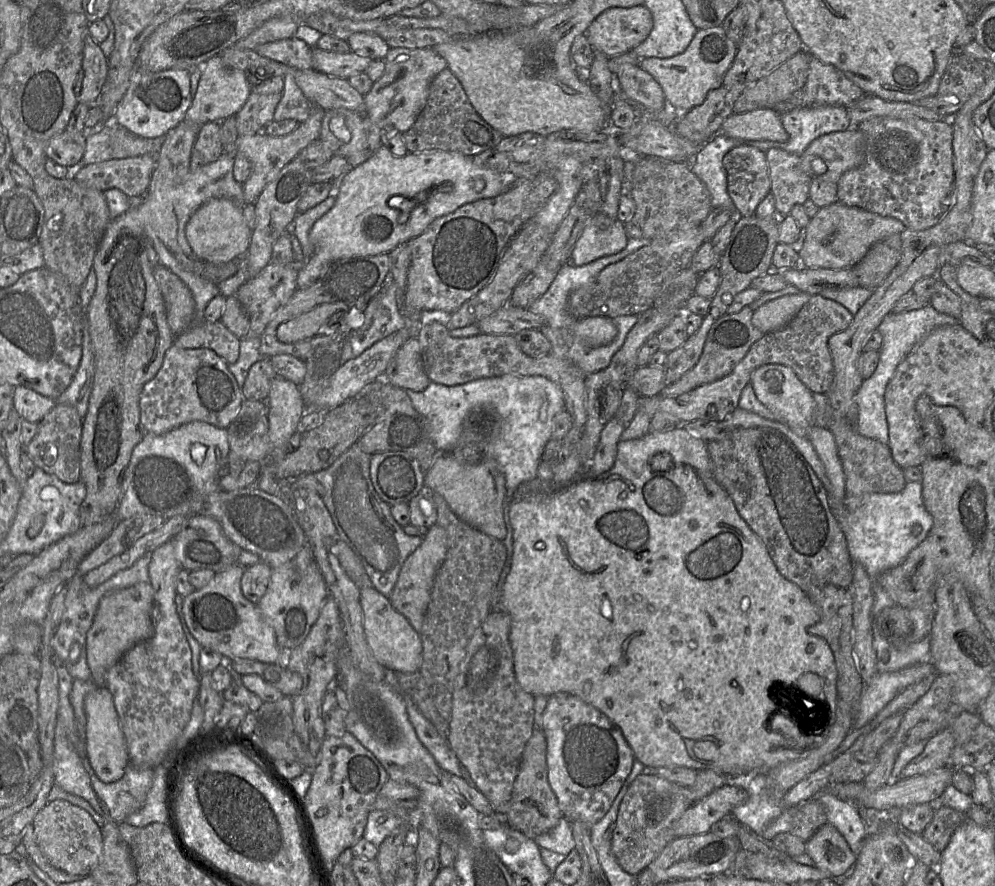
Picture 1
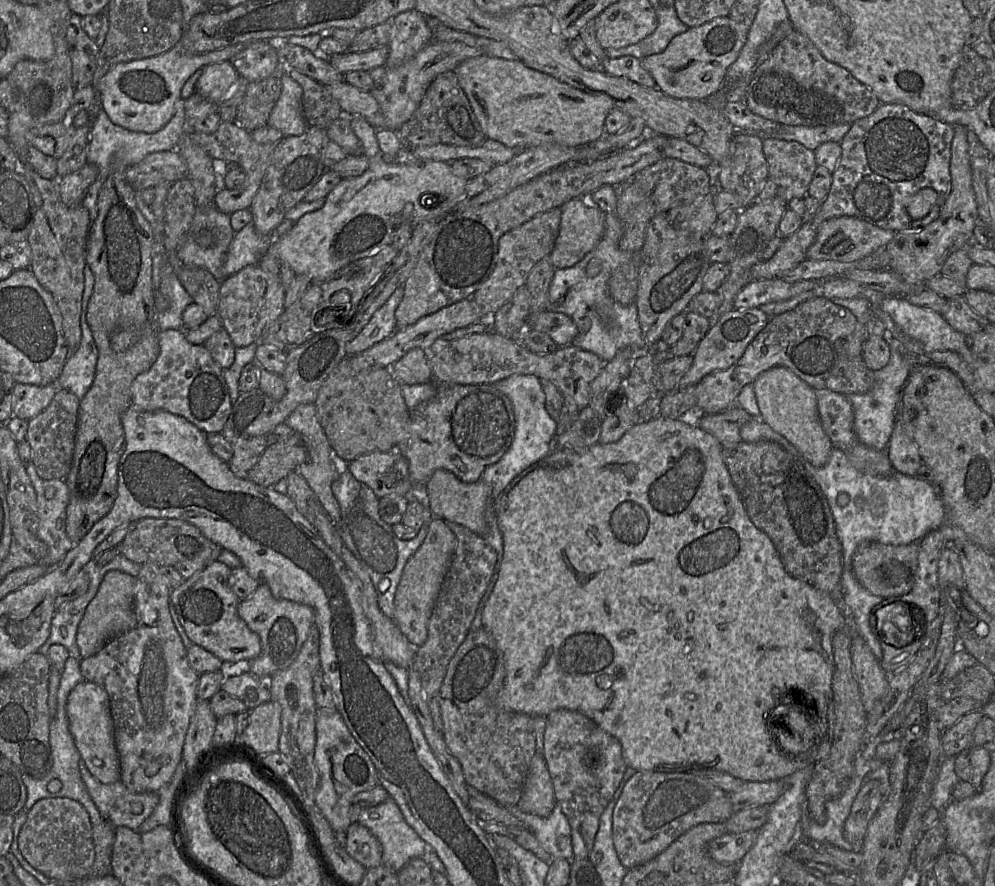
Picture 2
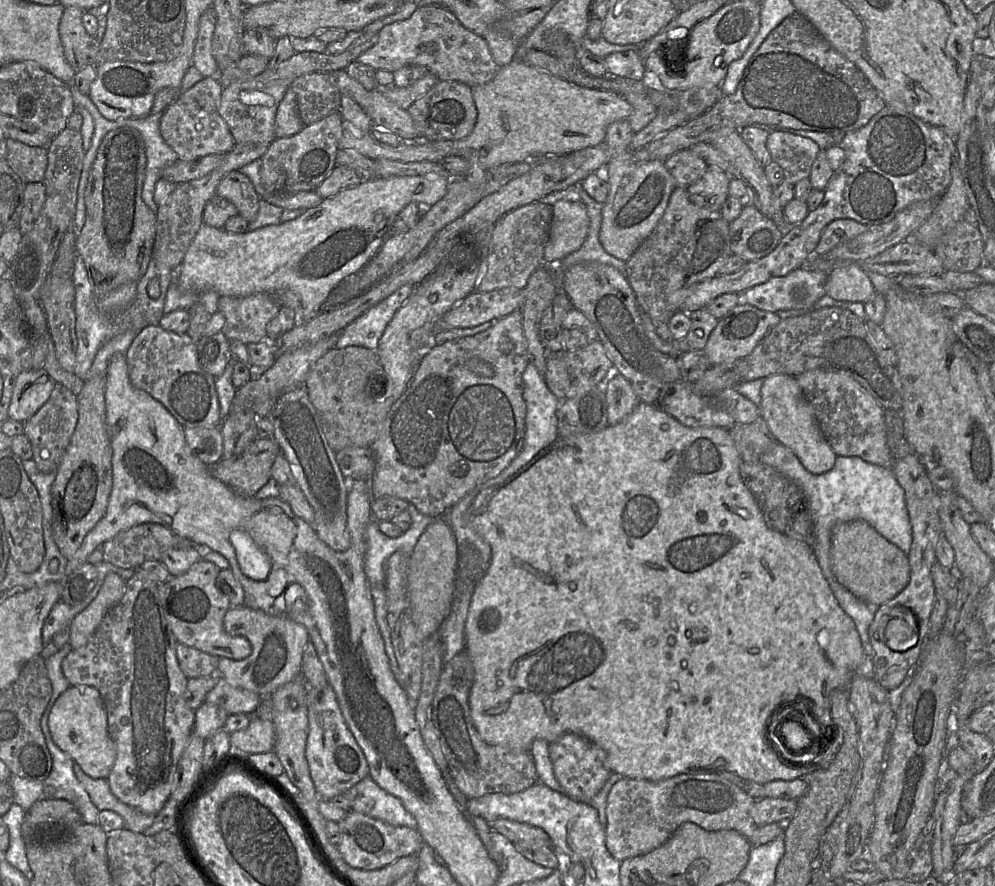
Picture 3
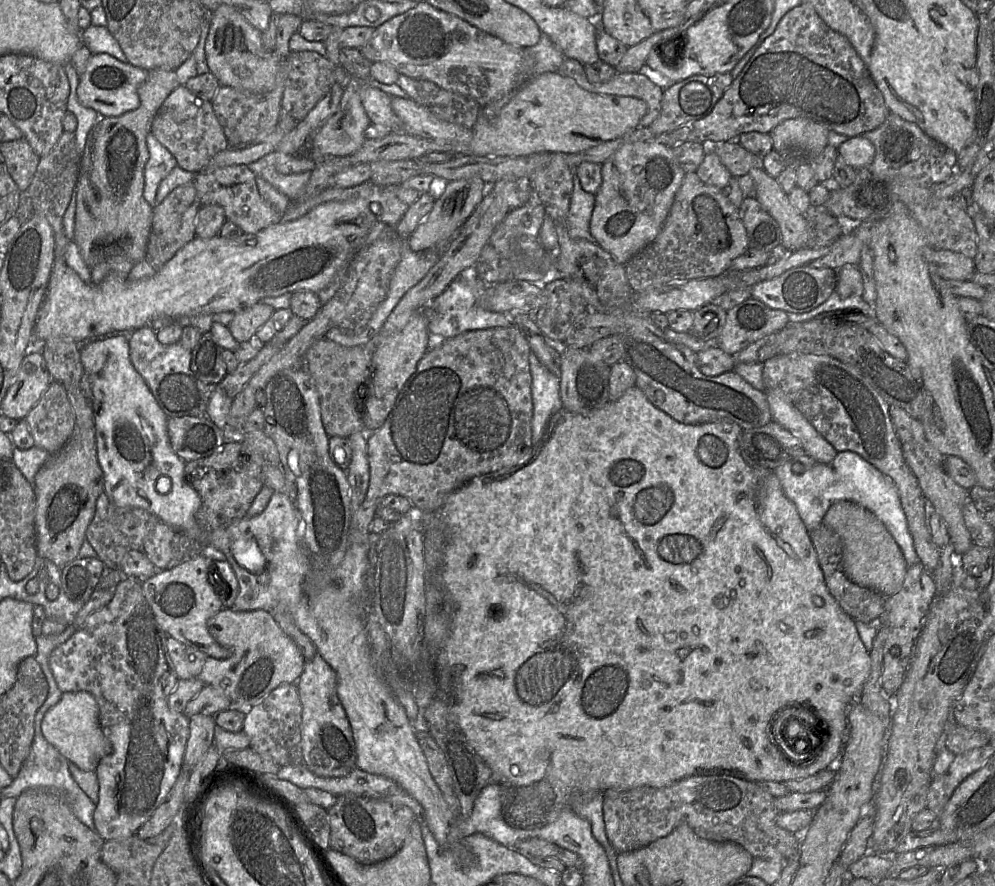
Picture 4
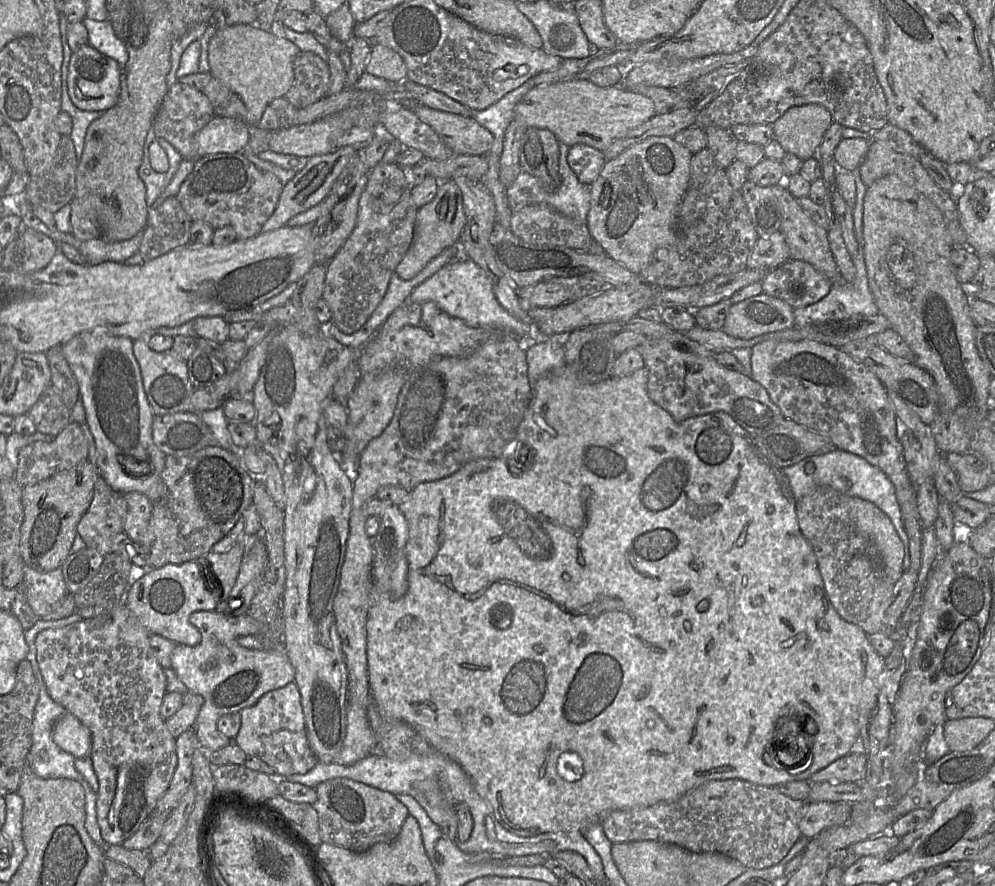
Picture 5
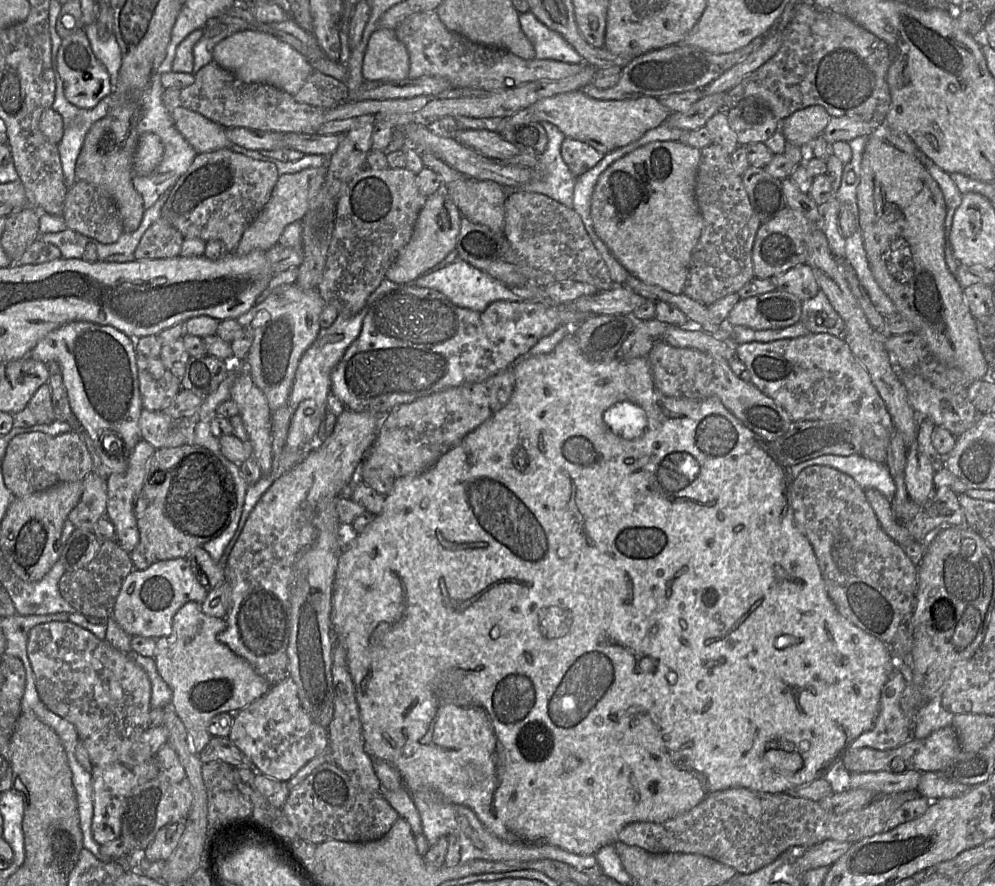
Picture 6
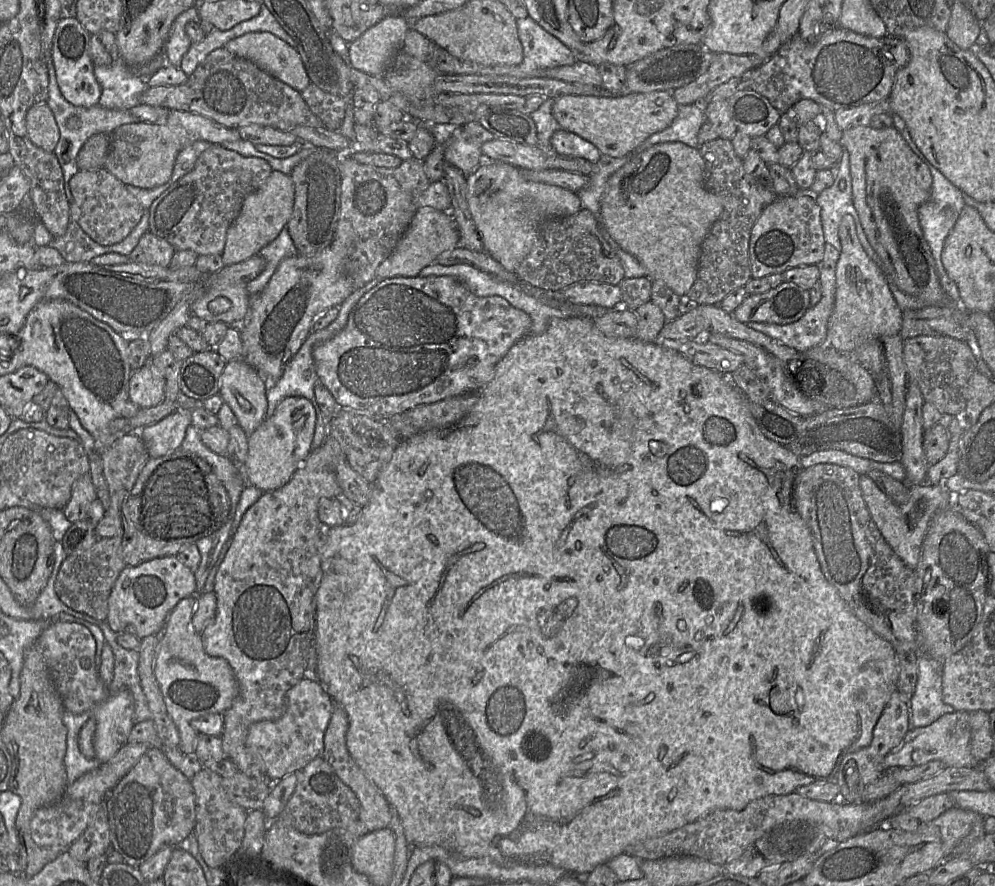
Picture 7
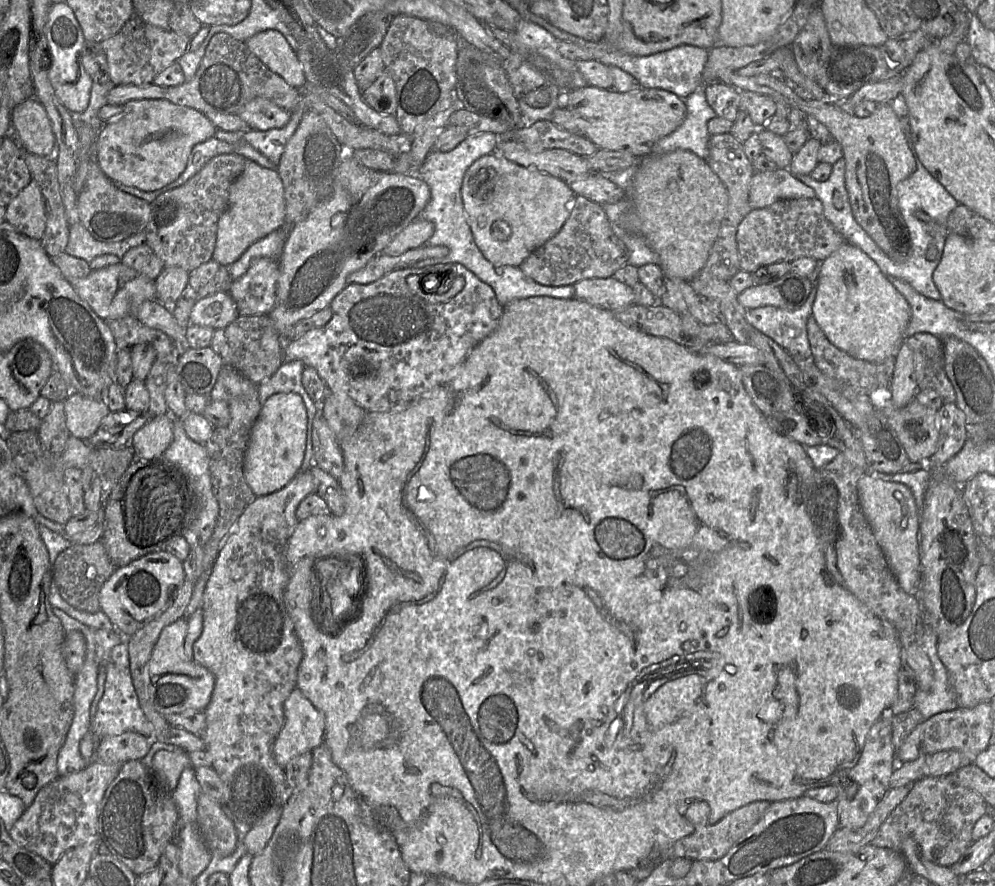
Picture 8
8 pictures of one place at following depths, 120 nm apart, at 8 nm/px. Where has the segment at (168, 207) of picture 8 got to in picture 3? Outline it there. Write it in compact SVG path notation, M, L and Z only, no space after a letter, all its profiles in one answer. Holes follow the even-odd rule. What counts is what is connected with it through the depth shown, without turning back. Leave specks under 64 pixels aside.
M239 170L231 171L220 181L216 195L233 203L238 215L248 223L256 218L259 210L259 195L250 179Z

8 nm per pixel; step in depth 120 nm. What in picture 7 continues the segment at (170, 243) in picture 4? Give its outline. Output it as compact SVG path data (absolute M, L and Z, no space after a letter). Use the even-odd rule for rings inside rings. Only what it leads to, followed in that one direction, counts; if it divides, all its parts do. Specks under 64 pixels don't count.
M147 231L129 255L129 261L167 267L175 252L176 250L168 241Z

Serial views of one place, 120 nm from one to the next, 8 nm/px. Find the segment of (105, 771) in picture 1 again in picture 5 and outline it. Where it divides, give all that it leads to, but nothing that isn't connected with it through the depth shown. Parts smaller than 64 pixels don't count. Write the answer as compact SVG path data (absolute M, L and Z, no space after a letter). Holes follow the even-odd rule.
M67 711L55 723L52 737L62 750L74 758L84 758L90 754L92 737L89 728Z

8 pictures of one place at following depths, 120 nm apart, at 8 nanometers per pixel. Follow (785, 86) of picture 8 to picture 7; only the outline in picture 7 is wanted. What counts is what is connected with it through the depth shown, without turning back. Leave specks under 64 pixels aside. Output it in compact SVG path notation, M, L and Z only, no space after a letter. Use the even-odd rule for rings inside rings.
M859 126L859 127L847 129L842 132L841 140L839 143L841 144L843 150L849 153L849 157L850 157L850 176L851 176L852 198L853 198L854 207L859 215L859 220L866 234L868 242L870 243L871 247L874 249L874 251L877 253L877 255L880 258L879 266L881 267L886 278L901 291L920 299L926 304L929 304L929 306L936 306L936 305L958 306L957 303L953 303L948 300L945 292L941 287L940 280L935 269L934 258L931 254L930 247L923 236L923 232L920 226L918 209L925 202L929 200L931 195L931 187L933 183L931 173L927 168L927 166L911 150L911 148L904 140L900 132L894 126L884 129L874 129L871 126Z

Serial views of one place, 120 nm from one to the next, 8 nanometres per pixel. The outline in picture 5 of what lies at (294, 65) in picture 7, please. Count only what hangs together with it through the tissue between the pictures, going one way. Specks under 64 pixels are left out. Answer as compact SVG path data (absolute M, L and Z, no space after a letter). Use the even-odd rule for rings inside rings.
M236 24L217 29L208 46L208 61L212 77L236 93L244 102L251 123L257 123L267 106L276 98L285 96L290 89L293 79L293 61L301 50L286 38L278 37L269 31L265 31L256 24Z

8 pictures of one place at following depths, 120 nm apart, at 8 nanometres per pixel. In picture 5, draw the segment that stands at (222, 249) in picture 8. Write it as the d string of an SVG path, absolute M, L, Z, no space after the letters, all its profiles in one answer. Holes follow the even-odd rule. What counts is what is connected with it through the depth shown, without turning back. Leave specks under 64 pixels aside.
M345 146L334 152L315 155L308 159L304 168L283 185L278 204L271 217L264 223L261 233L279 229L287 224L294 216L323 202L329 194L334 182L348 164L350 159L364 146Z

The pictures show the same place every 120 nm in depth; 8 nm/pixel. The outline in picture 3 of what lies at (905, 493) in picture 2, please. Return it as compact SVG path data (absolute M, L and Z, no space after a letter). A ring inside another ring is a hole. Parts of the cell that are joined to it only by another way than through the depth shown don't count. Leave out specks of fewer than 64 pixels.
M773 443L760 456L760 462L774 468L802 490L813 521L811 547L835 599L854 621L863 649L870 658L873 648L869 640L868 629L878 606L857 598L835 578L830 562L831 529L837 522L864 520L908 555L912 545L912 527L903 488L895 478L892 469L866 462L855 456L837 456L832 469L822 474L813 474L801 464L789 448L781 443Z

